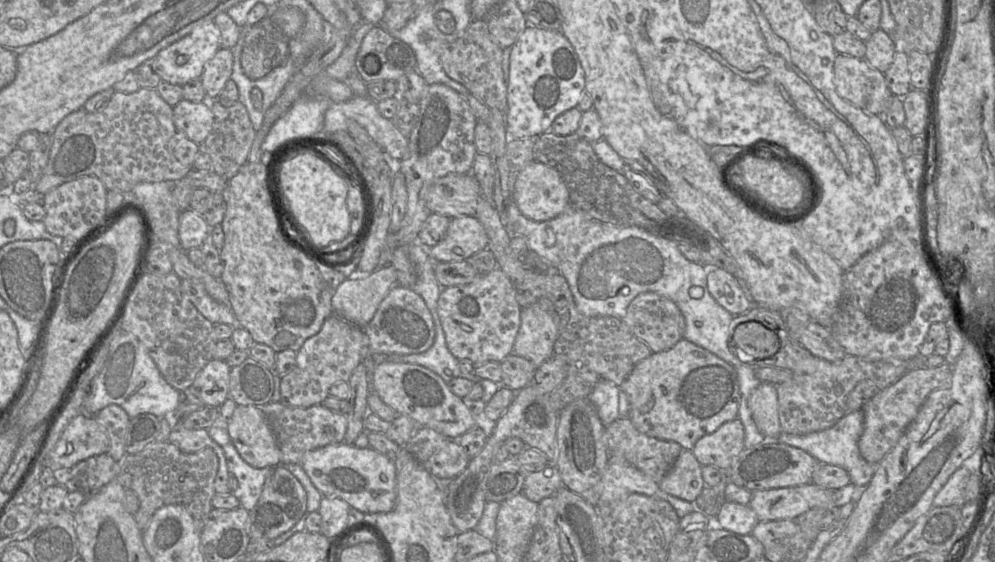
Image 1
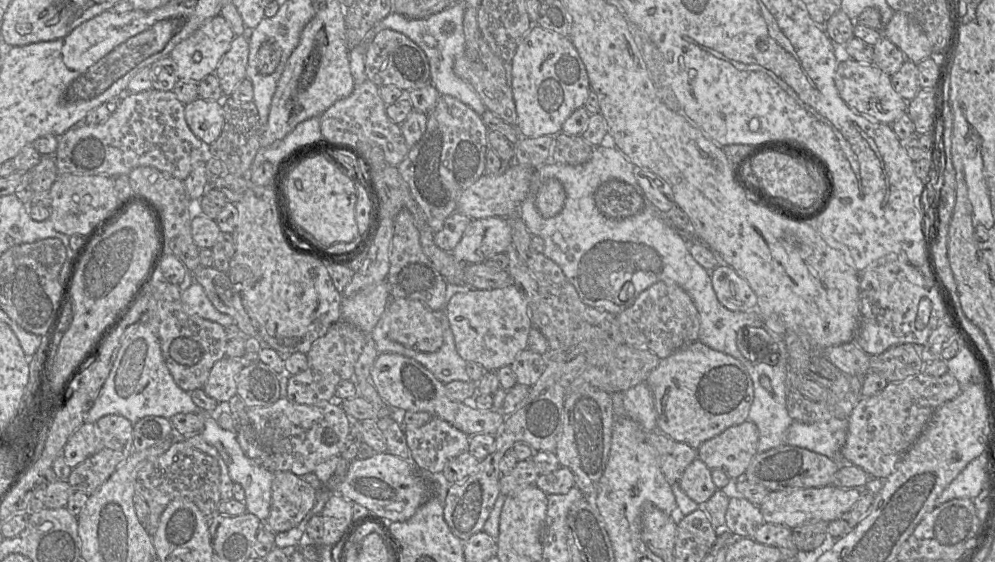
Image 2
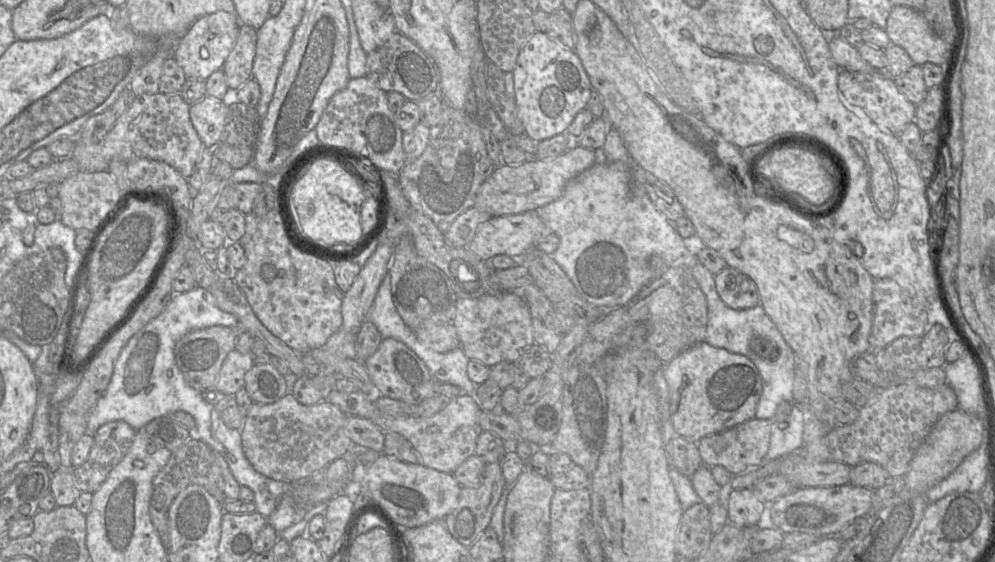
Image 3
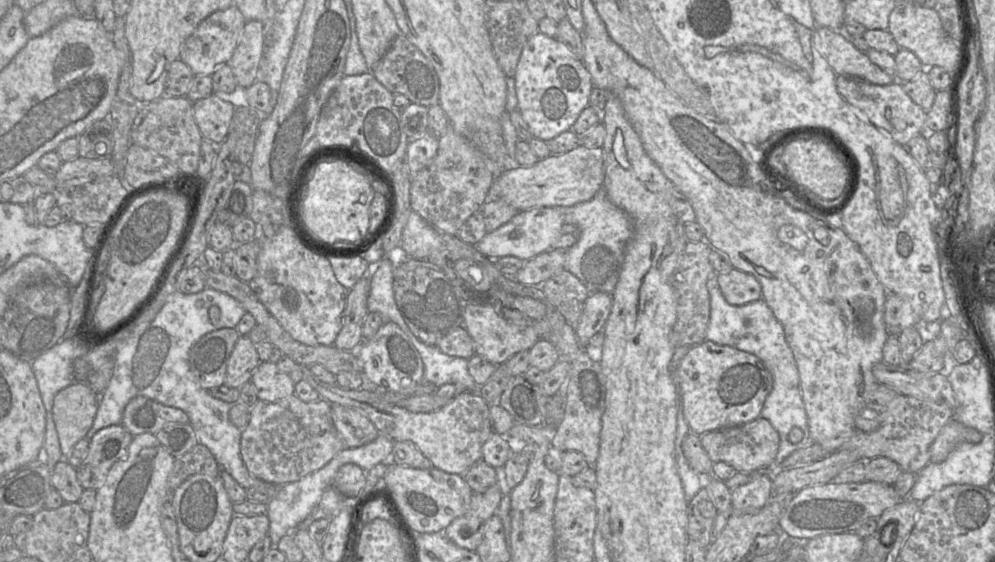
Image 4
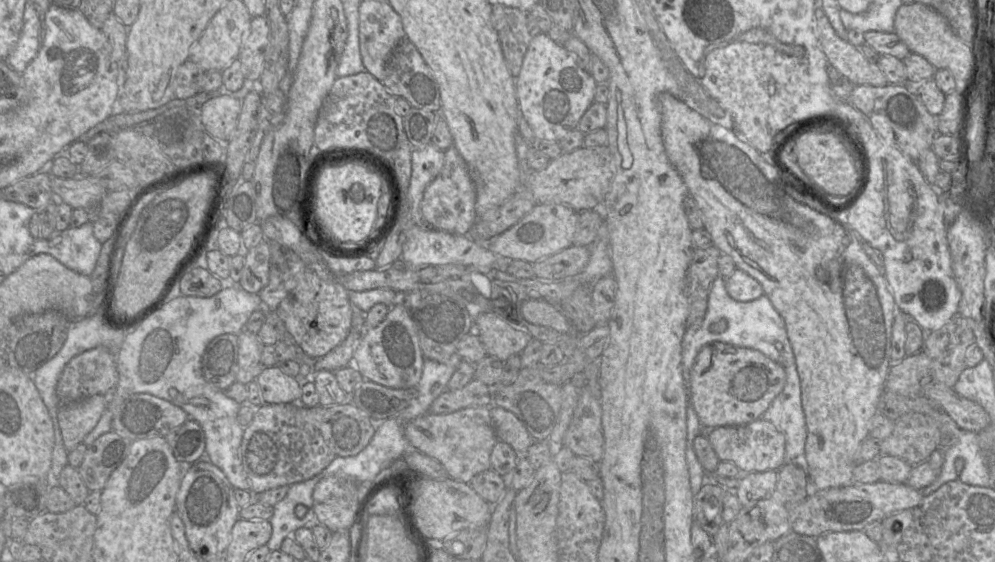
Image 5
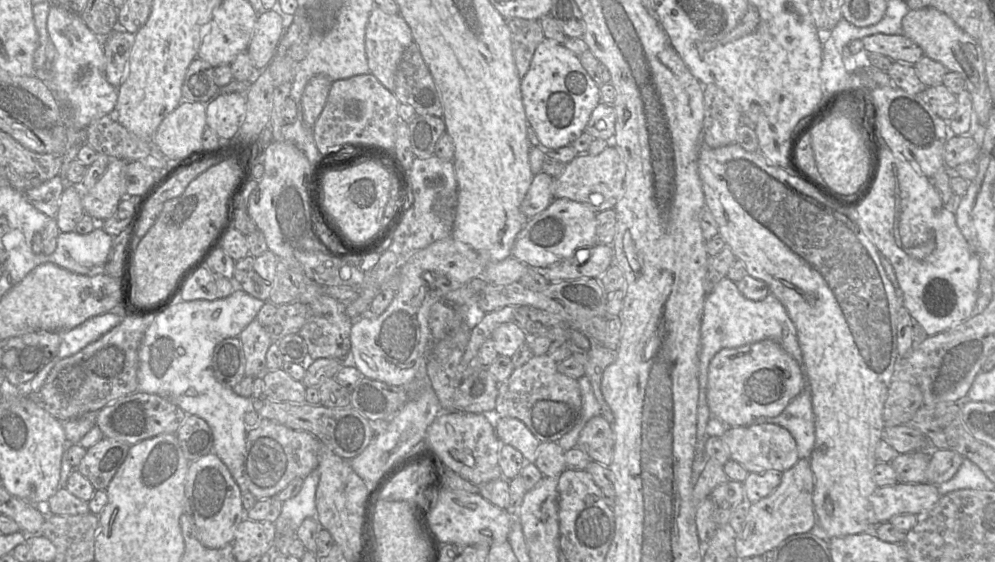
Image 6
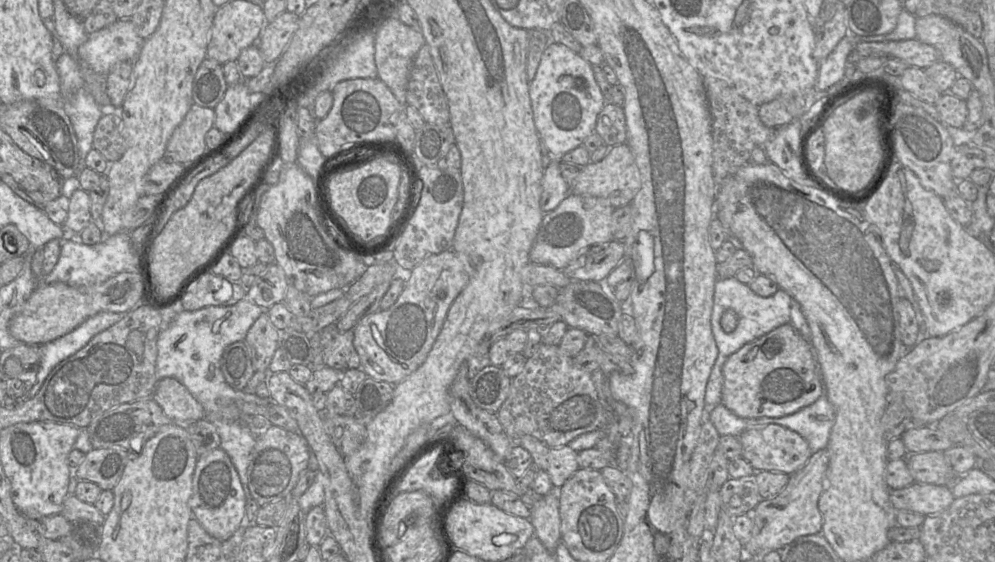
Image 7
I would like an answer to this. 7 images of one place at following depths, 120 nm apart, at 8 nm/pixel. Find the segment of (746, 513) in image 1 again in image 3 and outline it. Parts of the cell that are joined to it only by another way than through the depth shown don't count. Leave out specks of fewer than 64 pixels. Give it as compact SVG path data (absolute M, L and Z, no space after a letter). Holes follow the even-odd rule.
M753 488L727 490L728 522L734 526L757 526L763 510L764 501Z

